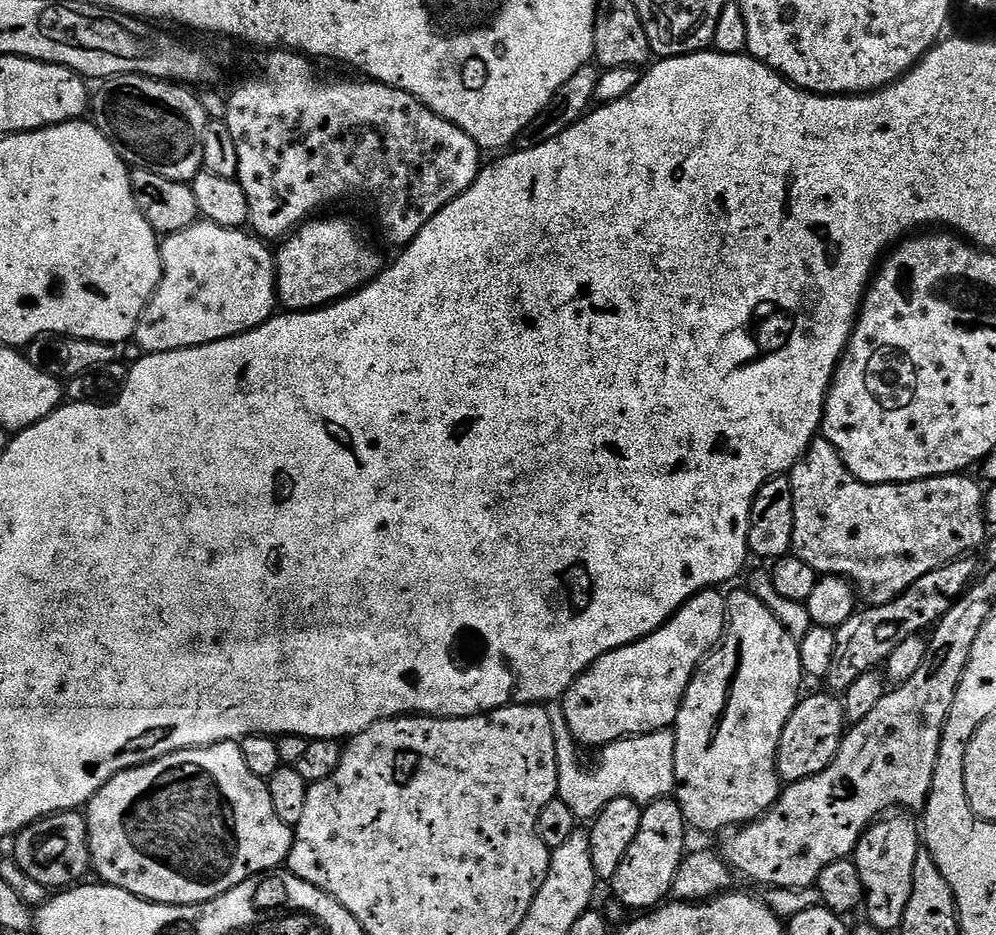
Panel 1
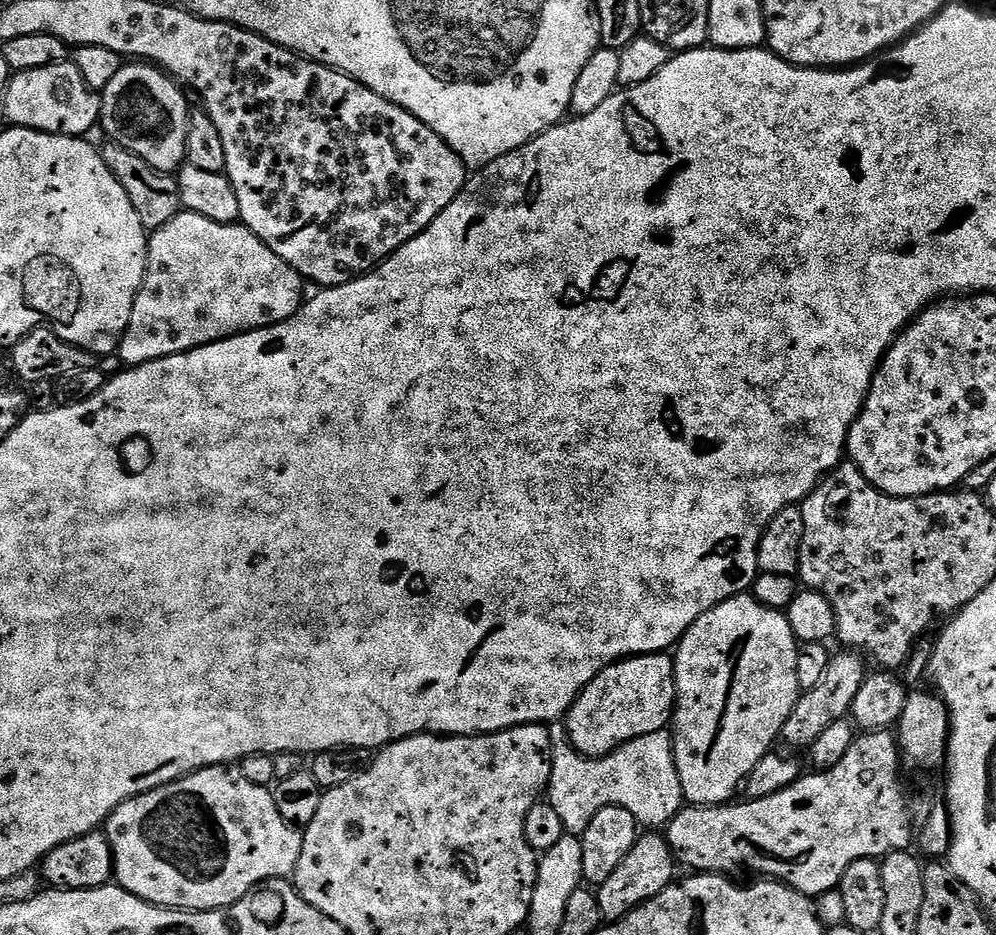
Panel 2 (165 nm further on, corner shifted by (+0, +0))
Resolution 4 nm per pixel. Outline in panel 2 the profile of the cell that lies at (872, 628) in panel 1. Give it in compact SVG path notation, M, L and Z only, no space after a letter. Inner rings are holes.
M840 650L833 655L830 666L826 666L826 675L814 690L803 693L800 701L790 710L790 718L786 718L782 733L783 743L792 748L811 749L812 743L834 722L845 719L851 713L854 698L858 698L858 690L862 690L862 682L866 675L866 660L855 650Z

